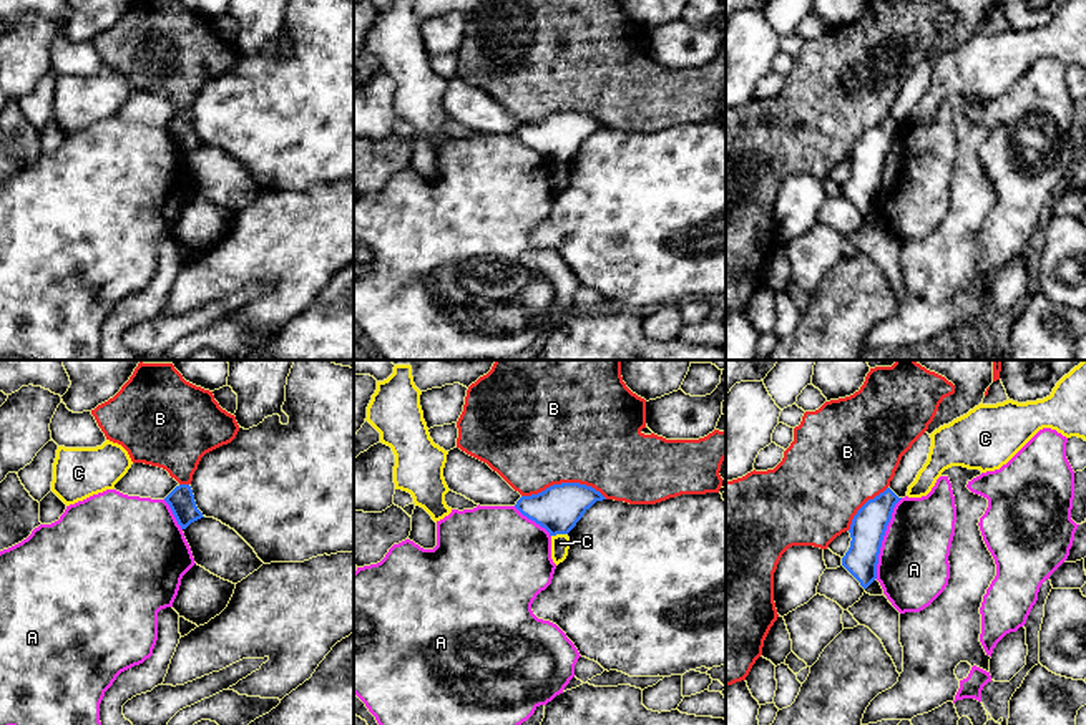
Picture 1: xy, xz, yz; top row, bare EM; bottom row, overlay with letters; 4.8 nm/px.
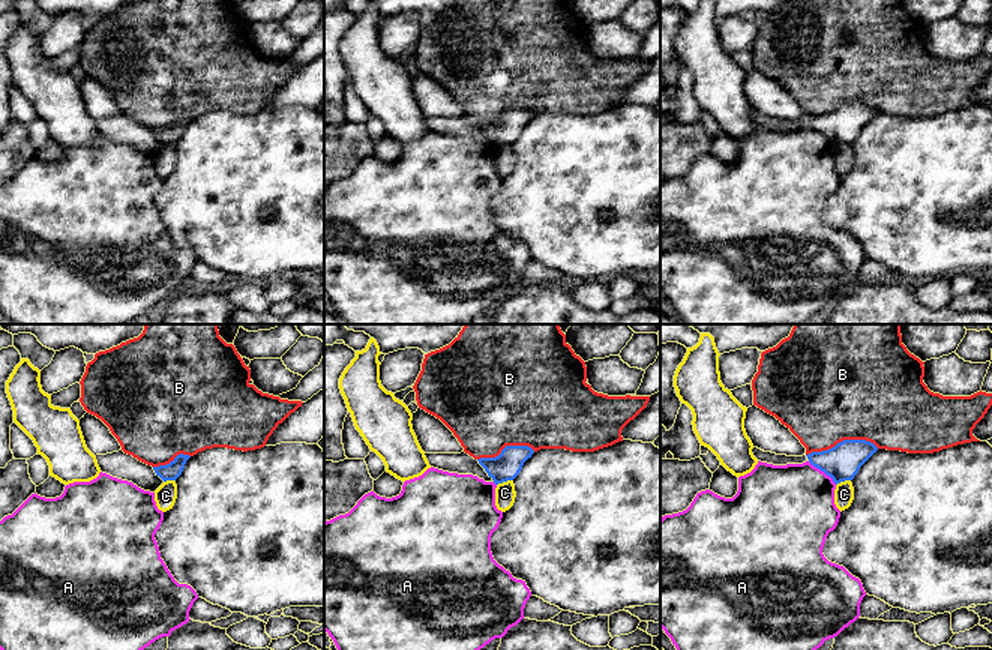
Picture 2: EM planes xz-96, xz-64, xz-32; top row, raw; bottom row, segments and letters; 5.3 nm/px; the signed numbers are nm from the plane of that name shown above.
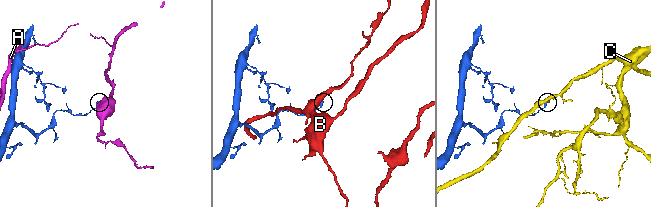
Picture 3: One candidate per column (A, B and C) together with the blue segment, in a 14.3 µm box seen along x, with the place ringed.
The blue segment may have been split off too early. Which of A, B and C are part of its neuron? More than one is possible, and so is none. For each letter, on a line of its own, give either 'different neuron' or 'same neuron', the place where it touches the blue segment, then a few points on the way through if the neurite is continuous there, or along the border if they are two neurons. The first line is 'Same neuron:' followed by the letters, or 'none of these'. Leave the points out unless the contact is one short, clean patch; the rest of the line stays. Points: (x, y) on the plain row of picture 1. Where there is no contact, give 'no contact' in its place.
Same neuron: none of these
A: different neuron | yz (882, 166)
B: different neuron | xz (565, 111)
C: different neuron | xz (558, 161) | along xz (567, 161), (552, 165)

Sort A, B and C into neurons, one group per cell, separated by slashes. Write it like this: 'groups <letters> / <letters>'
groups A / B / C

